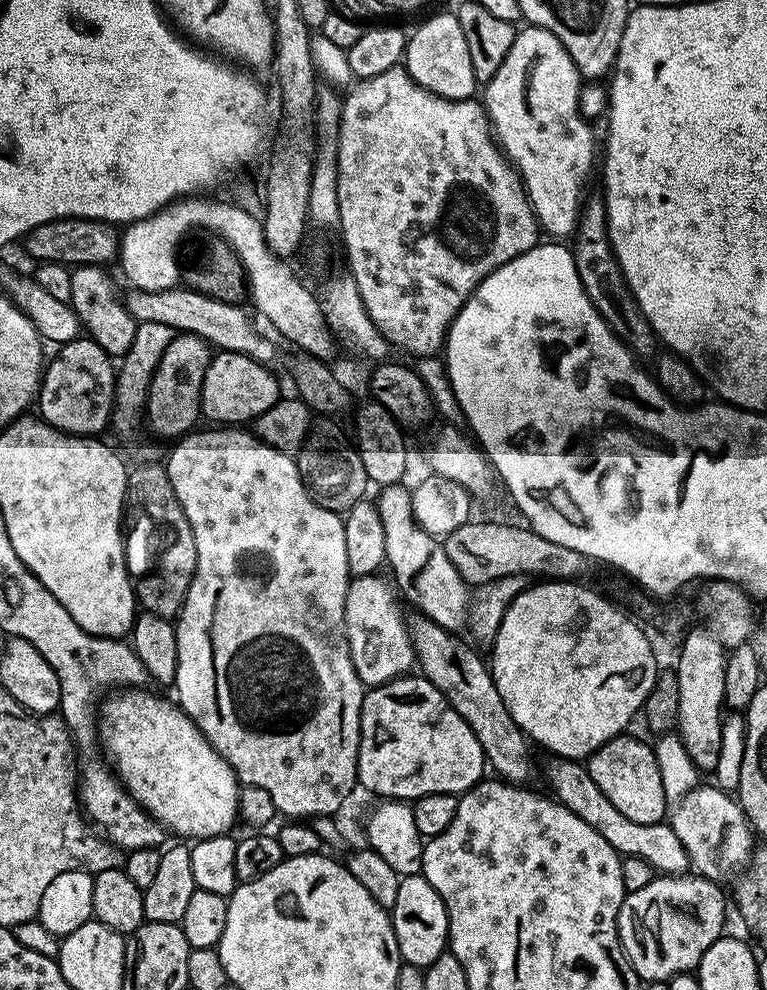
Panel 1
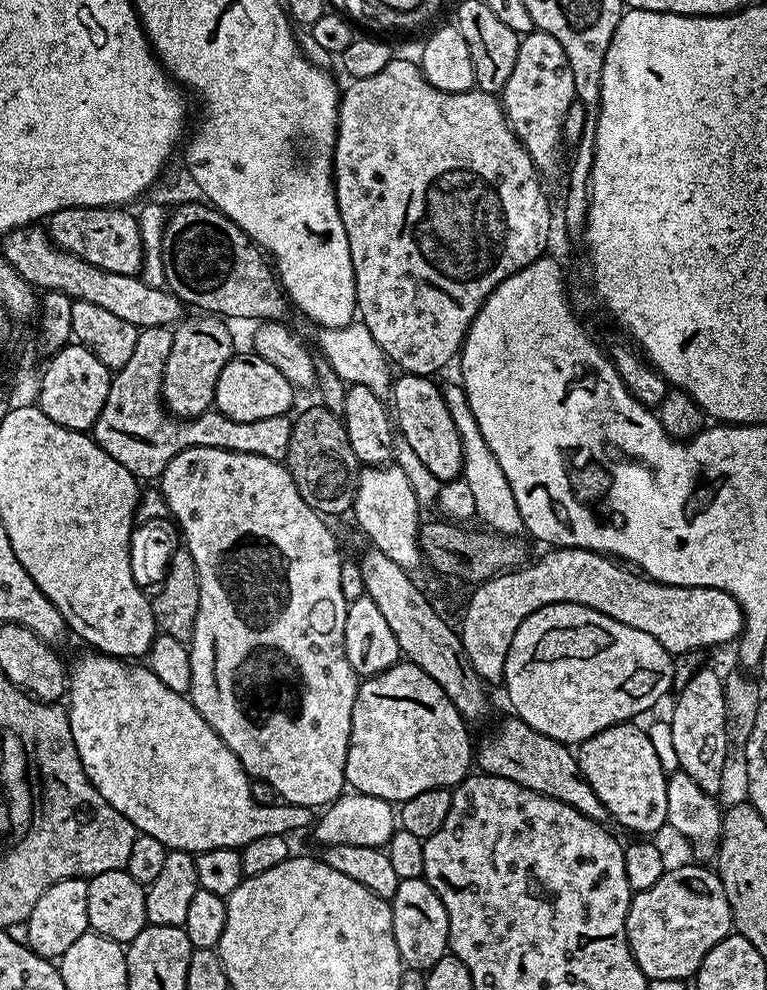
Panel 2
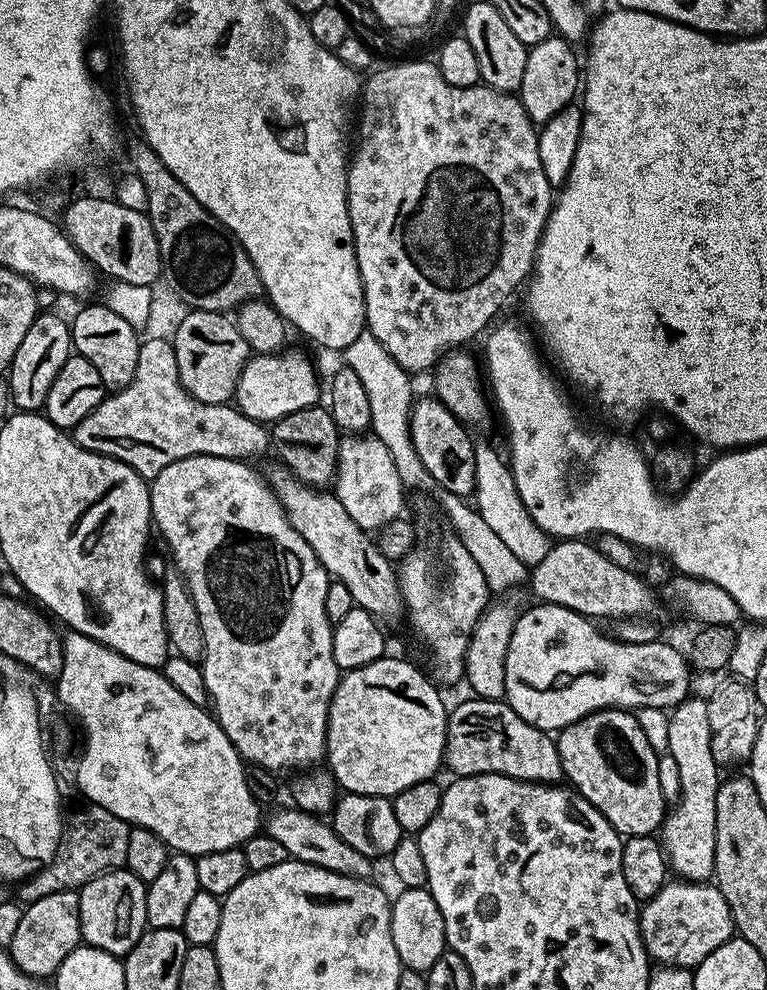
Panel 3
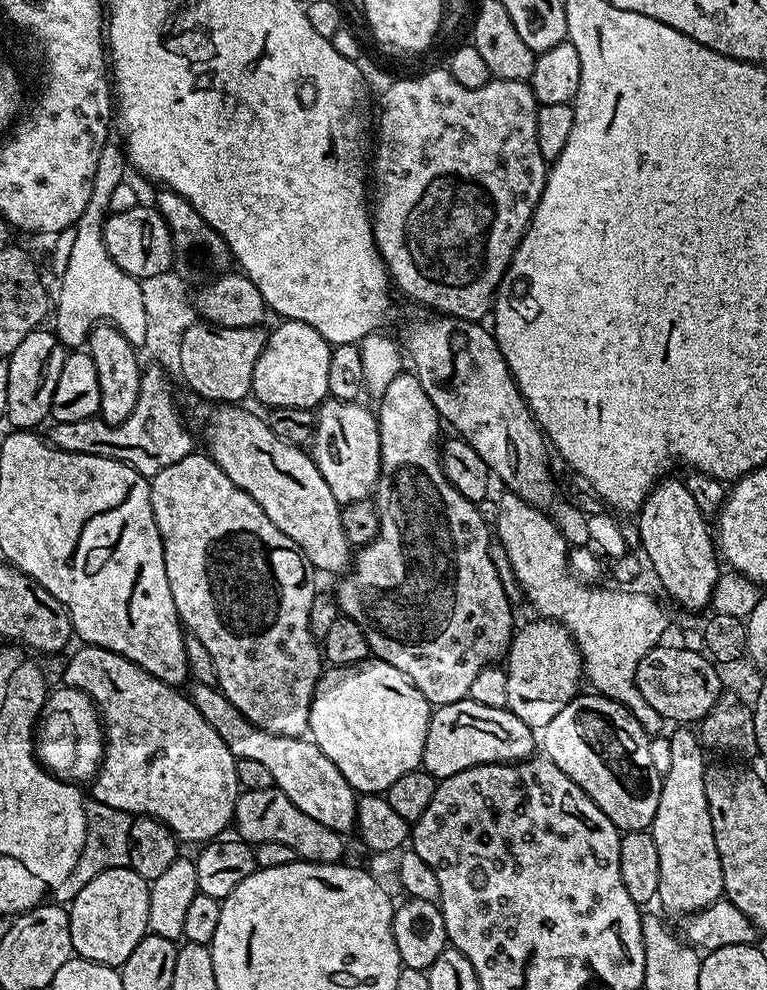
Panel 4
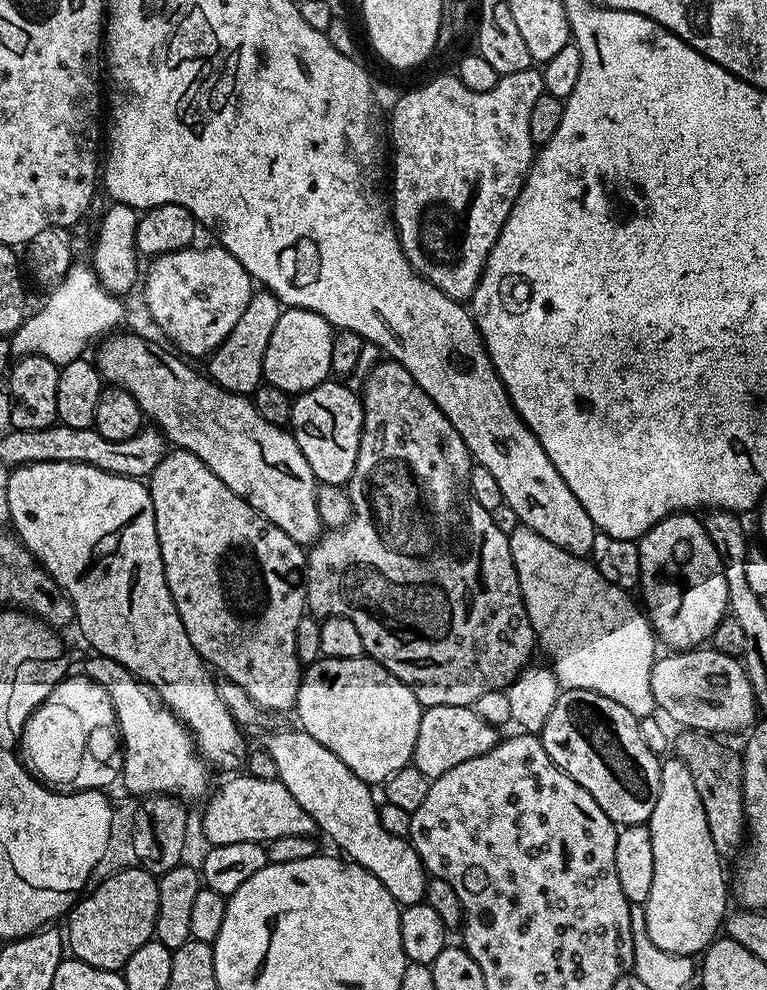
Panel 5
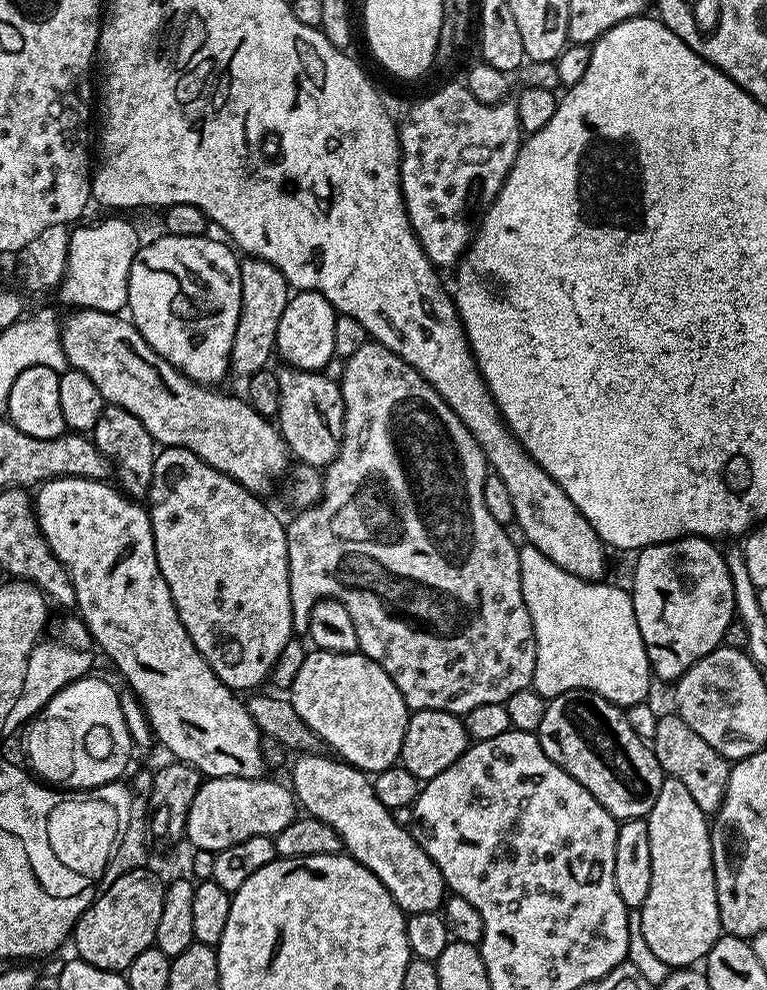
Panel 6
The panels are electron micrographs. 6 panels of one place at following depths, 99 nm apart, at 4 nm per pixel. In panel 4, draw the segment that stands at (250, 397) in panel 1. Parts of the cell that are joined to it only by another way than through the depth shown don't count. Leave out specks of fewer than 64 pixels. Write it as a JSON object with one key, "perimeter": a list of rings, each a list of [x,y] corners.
{"perimeter":[[[281,319],[279,323],[280,325],[276,329],[268,332],[266,346],[262,350],[262,354],[258,354],[258,363],[254,365],[251,395],[257,396],[268,410],[274,408],[315,409],[329,399],[330,354],[333,345],[329,344],[326,338],[322,338],[322,334],[318,334],[318,330],[314,330],[314,326],[306,326],[306,322]]]}

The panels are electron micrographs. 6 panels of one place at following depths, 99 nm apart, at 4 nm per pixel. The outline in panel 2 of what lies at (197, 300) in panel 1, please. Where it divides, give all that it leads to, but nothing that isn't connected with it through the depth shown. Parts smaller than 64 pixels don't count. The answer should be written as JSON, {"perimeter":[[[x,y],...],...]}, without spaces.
{"perimeter":[[[43,227],[16,228],[3,237],[2,244],[2,254],[10,266],[14,266],[14,270],[18,270],[18,274],[22,274],[22,278],[26,278],[33,288],[61,292],[73,300],[94,302],[94,306],[110,310],[110,314],[122,318],[122,322],[130,322],[137,330],[150,326],[166,328],[175,325],[185,315],[185,305],[167,287],[150,286],[139,275],[127,276],[99,269],[59,248]]]}

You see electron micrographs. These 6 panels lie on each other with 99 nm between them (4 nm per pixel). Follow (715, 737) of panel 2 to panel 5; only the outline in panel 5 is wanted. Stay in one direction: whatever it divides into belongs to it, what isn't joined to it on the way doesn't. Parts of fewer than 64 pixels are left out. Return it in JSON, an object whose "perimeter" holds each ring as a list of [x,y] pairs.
{"perimeter":[[[675,754],[669,755],[661,763],[658,802],[654,806],[654,814],[650,814],[647,826],[650,842],[654,846],[654,883],[650,885],[650,898],[646,898],[643,904],[646,930],[658,950],[666,950],[666,954],[695,957],[717,939],[729,915],[730,884],[726,876],[724,880],[724,868],[720,865],[722,857],[714,846],[714,838],[710,838],[710,826],[706,822],[706,810],[702,810],[702,798],[698,798],[698,786],[694,786],[694,777],[686,762],[682,762]]]}

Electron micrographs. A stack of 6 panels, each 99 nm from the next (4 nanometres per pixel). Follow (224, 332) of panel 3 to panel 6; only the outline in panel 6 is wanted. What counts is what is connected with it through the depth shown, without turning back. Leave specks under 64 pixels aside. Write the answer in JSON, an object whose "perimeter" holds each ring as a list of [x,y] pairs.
{"perimeter":[[[248,256],[247,258],[240,260],[240,277],[242,278],[242,302],[240,303],[240,317],[238,318],[238,326],[234,330],[234,346],[232,347],[232,362],[230,365],[231,371],[233,373],[237,372],[241,378],[247,378],[254,375],[256,371],[262,371],[269,367],[270,362],[268,359],[273,359],[274,353],[276,351],[276,335],[278,334],[278,321],[282,319],[282,310],[286,310],[288,305],[288,297],[290,295],[290,289],[286,278],[282,274],[282,270],[278,270],[274,265],[268,260],[259,260],[257,256]]]}

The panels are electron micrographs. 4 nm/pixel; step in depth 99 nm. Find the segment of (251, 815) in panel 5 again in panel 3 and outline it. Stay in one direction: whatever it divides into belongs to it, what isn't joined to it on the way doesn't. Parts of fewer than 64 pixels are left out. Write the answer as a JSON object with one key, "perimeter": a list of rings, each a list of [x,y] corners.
{"perimeter":[[[295,806],[289,808],[280,808],[277,812],[267,813],[266,816],[266,834],[270,838],[282,842],[286,846],[289,857],[294,860],[301,860],[304,864],[318,866],[322,870],[330,870],[334,874],[343,876],[353,876],[359,880],[371,877],[373,874],[373,861],[368,859],[366,854],[360,854],[354,850],[353,846],[344,842],[342,838],[335,833],[331,823],[327,819],[311,812],[302,812]]]}

